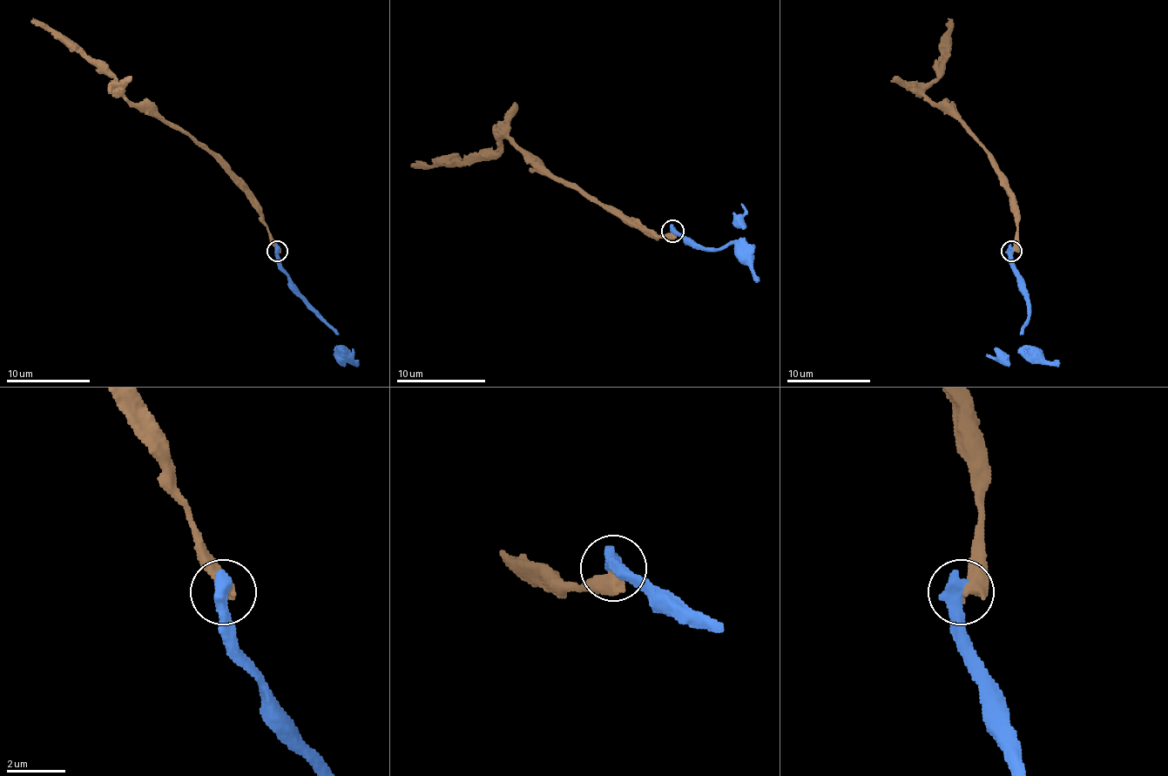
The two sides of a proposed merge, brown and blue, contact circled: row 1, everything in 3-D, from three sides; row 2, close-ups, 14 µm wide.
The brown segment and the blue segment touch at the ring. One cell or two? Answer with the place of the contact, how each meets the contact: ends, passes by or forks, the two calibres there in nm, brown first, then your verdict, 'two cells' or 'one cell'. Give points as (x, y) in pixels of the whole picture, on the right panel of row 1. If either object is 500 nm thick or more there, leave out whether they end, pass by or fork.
at (1011, 251); 500 nm thick on the brown side, 600 nm on the other; two cells

